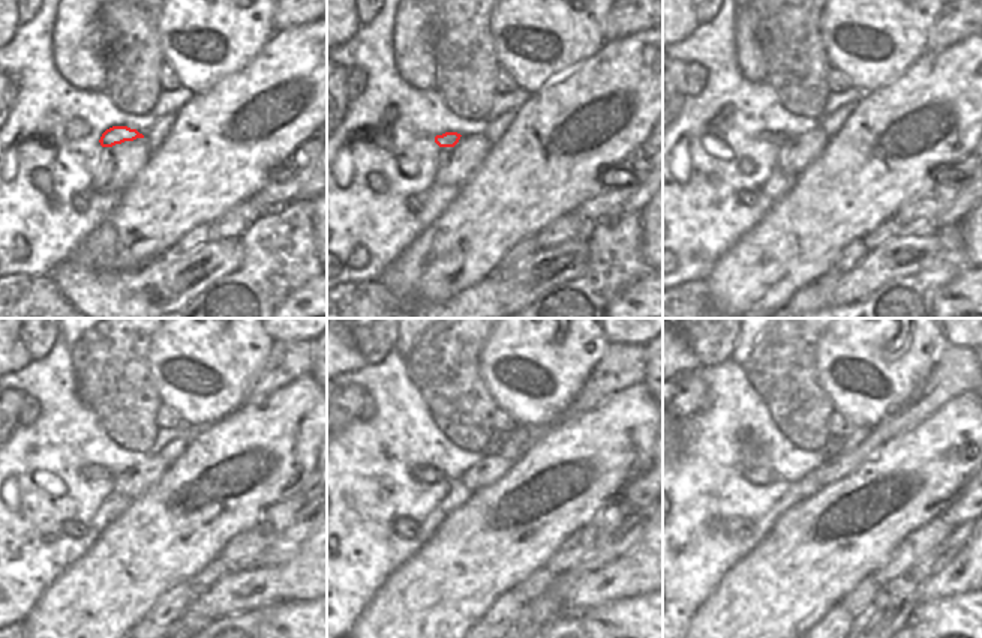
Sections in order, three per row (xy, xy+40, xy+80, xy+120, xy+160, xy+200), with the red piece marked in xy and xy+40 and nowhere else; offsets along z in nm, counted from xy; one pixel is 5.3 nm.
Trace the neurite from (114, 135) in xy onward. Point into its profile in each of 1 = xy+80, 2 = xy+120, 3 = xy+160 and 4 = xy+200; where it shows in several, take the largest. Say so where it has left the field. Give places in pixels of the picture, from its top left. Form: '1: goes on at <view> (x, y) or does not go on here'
1: goes on at xy+80 (778, 138)
2: goes on at xy+120 (90, 472)
3: goes on at xy+160 (425, 473)
4: goes on at xy+200 (756, 475)

